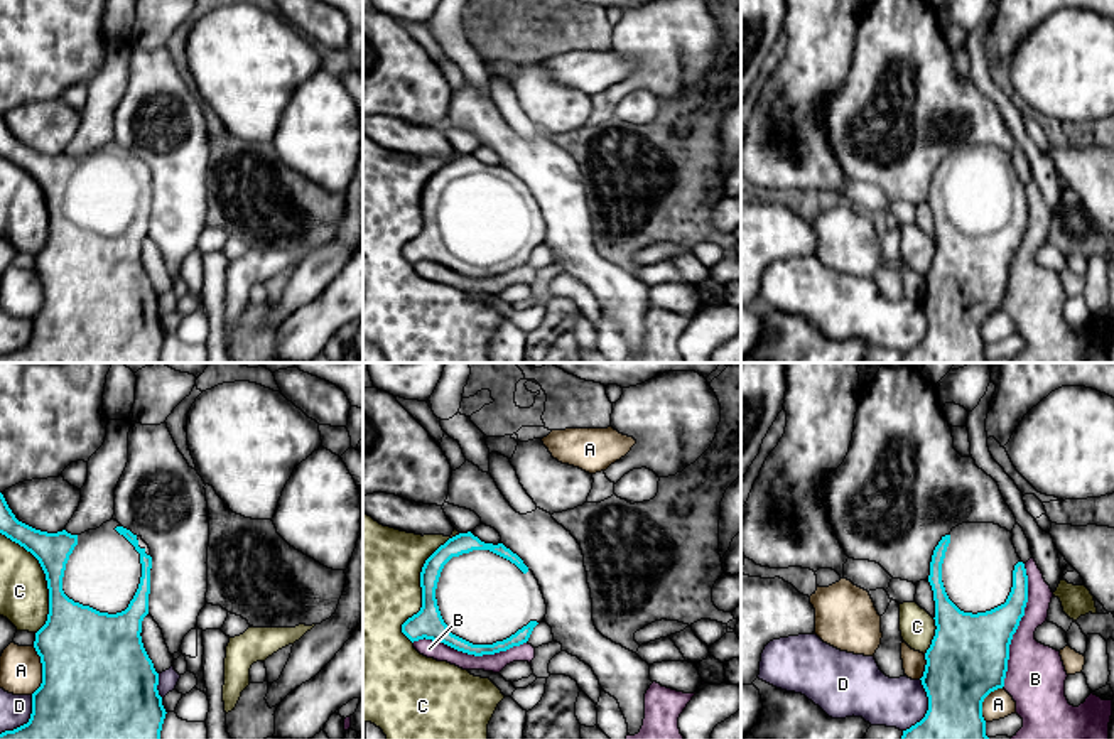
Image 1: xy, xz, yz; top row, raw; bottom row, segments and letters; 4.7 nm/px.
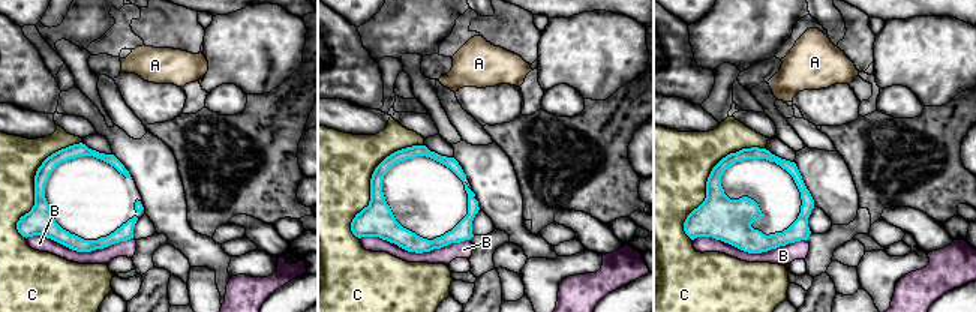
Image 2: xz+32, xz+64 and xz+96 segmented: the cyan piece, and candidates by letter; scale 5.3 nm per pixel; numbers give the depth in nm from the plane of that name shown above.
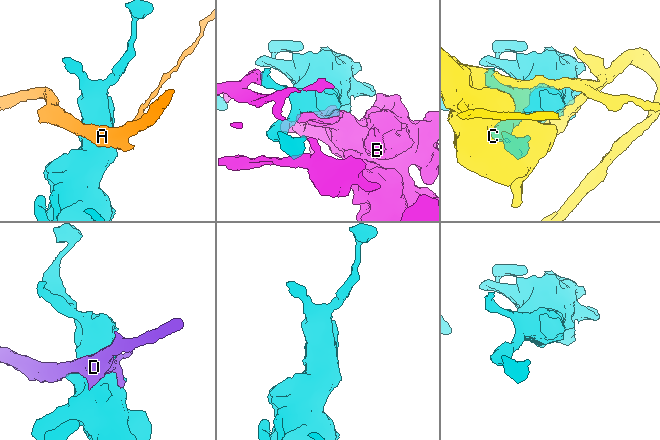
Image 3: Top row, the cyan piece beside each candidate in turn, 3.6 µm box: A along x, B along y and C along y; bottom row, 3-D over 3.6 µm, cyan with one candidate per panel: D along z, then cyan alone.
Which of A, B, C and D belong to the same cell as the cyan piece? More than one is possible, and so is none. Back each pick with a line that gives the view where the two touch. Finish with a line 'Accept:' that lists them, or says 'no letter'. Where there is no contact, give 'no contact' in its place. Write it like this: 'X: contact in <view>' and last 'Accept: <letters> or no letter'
Accept: no letter

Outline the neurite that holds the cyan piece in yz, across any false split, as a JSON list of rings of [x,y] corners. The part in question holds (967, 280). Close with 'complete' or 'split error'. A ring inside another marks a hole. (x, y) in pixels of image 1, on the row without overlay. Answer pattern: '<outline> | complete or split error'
[[[962,145],[952,150],[933,172],[928,204],[937,248],[920,300],[928,319],[928,332],[920,344],[903,353],[900,363],[987,363],[982,324],[991,314],[1004,309],[1009,267],[1028,224],[1028,197],[1013,167],[1013,155],[994,145]]] | split error

